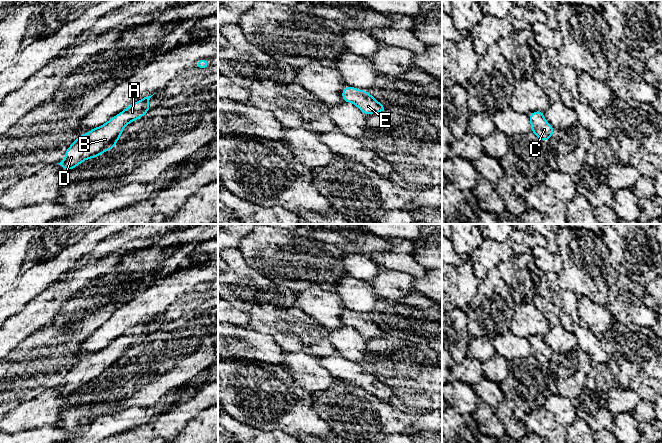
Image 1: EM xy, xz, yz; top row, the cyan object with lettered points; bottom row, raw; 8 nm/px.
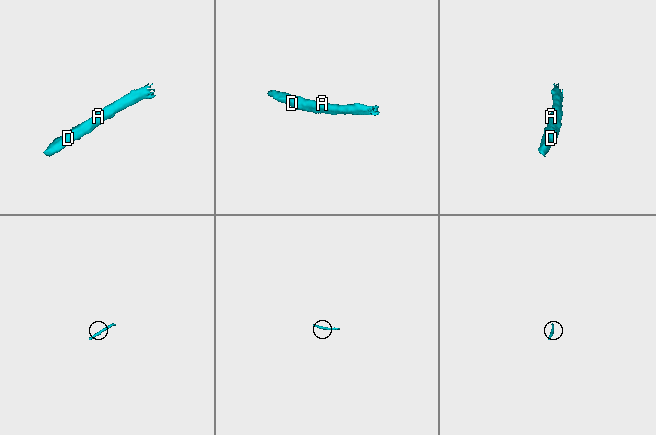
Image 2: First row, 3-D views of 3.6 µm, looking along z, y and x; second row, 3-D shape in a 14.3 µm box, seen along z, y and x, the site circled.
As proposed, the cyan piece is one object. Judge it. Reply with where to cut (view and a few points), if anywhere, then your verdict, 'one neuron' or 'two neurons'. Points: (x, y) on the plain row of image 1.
no cut | one neuron

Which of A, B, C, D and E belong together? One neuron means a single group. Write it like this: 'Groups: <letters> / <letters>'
Groups: A B C D E

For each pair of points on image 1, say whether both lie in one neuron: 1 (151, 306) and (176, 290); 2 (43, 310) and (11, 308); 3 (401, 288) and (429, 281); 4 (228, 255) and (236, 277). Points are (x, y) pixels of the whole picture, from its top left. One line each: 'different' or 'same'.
1: same
2: different
3: different
4: same

